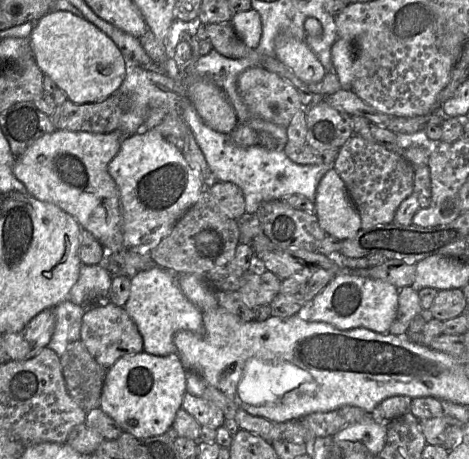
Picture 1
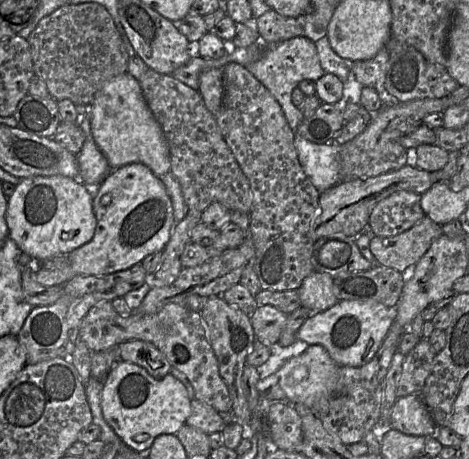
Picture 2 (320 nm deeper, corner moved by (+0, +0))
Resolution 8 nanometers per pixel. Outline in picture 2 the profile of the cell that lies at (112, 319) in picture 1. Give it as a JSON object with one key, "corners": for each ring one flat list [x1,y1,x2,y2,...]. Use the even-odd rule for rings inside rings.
{"corners":[[130,340,118,346,120,360,144,368,152,377,161,379,170,373,172,365,166,356,152,343]]}

